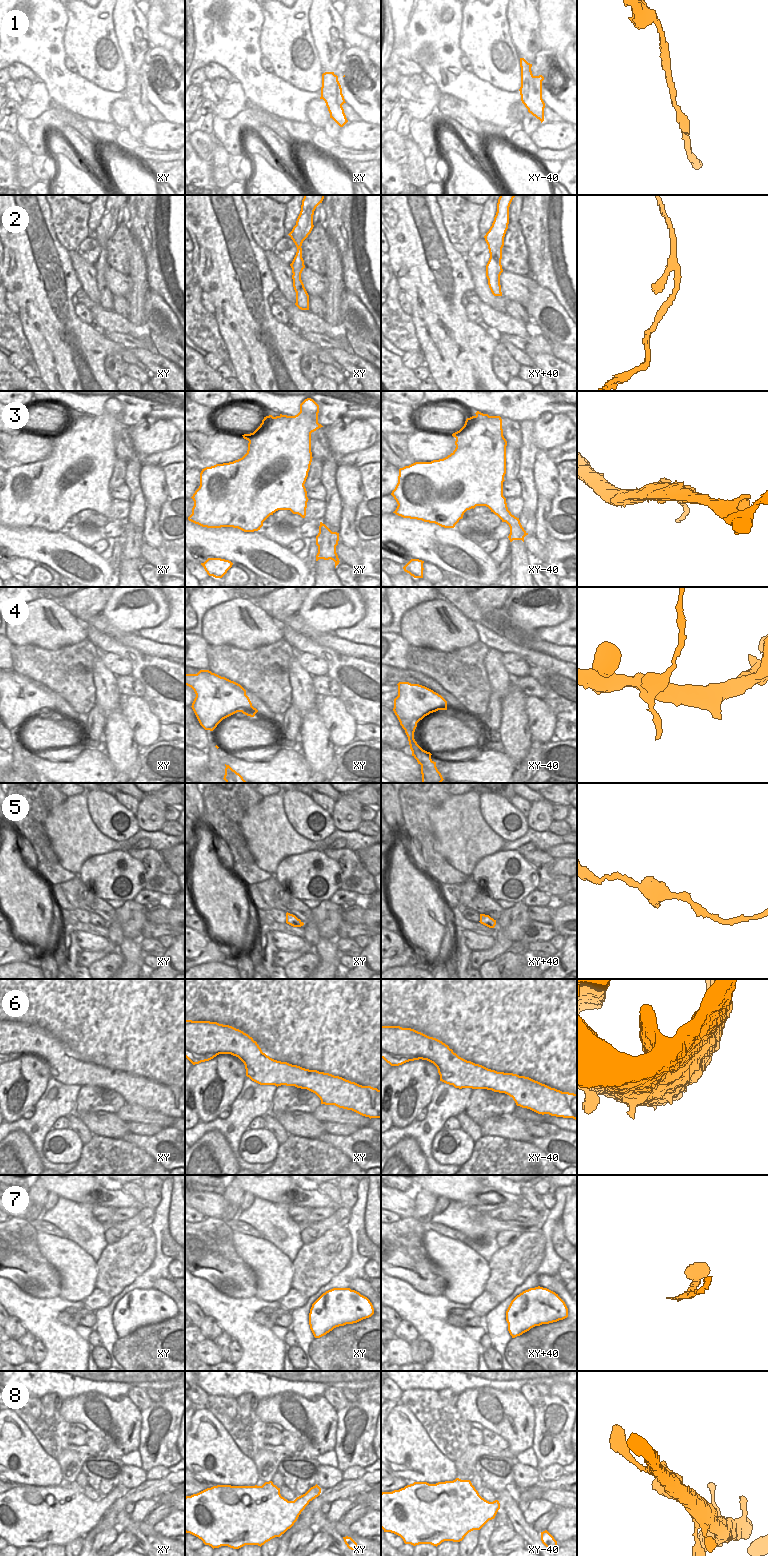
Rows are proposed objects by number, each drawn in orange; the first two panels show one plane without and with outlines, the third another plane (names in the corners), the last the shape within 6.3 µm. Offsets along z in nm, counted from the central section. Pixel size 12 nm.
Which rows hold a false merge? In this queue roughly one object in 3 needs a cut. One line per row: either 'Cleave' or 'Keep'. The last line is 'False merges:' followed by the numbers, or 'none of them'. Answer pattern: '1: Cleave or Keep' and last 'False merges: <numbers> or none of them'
1: Keep
2: Keep
3: Cleave
4: Cleave
5: Keep
6: Keep
7: Keep
8: Keep
False merges: 3, 4.

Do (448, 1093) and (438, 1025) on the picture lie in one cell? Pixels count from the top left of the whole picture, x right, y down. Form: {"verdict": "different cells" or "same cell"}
{"verdict": "different cells"}

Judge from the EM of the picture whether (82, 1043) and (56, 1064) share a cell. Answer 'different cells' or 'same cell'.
same cell

